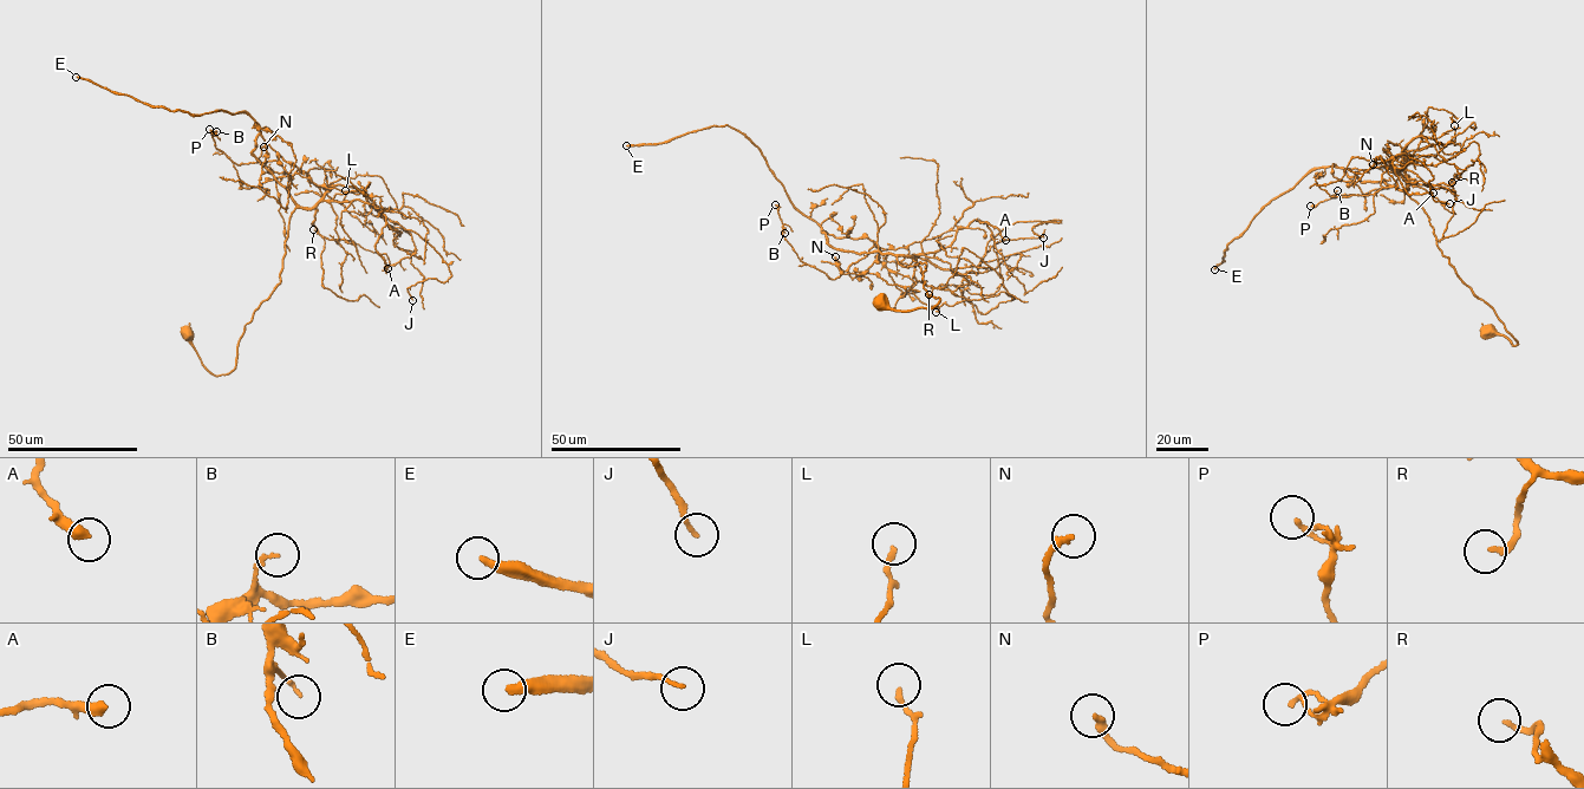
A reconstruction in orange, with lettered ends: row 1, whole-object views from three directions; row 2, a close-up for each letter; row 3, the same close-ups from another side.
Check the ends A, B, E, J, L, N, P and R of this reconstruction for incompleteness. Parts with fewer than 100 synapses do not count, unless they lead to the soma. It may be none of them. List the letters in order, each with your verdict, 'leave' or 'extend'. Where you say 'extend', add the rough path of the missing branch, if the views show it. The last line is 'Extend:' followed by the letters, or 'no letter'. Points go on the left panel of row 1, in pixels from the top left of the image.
A: leave
B: leave
E: extend
J: leave
L: leave
N: leave
P: leave
R: leave
Extend: E

